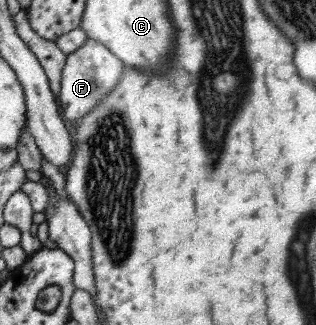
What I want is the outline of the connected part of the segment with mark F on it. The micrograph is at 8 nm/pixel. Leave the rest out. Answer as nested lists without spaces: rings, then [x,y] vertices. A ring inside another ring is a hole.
[[[86,38],[83,45],[77,47],[75,51],[68,53],[60,75],[59,94],[56,97],[63,120],[69,126],[73,126],[99,101],[103,101],[103,97],[107,97],[107,93],[117,85],[123,67],[122,61],[115,57],[107,47],[89,38]]]

